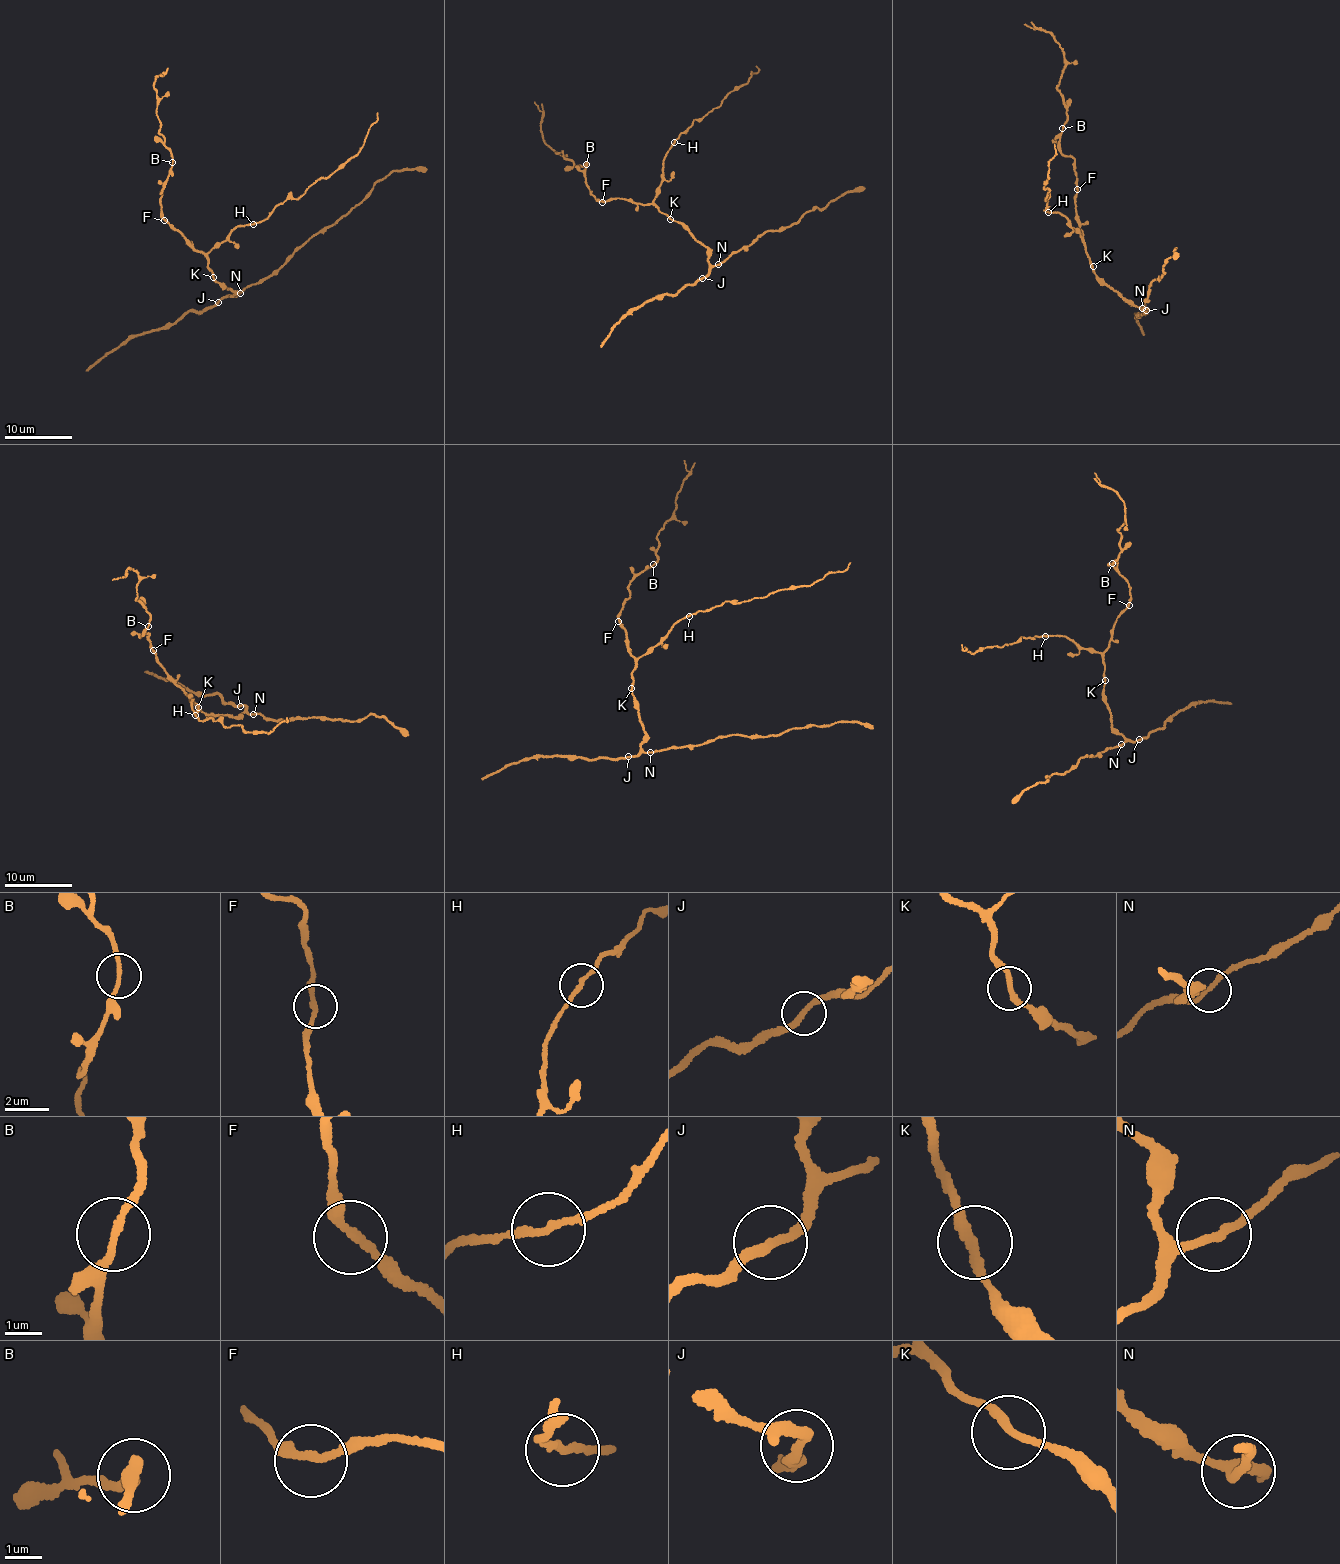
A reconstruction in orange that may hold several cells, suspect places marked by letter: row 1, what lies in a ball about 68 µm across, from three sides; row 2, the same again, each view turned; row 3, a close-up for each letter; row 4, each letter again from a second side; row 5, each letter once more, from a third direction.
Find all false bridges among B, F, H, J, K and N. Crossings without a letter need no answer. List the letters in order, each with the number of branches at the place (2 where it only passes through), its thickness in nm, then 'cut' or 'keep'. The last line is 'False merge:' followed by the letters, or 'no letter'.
B: 2 branches meet; 170 nm thick; keep
F: 2 branches meet; 200 nm thick; keep
H: 2 branches meet; 180 nm thick; cut
J: 2 branches meet; 240 nm thick; keep
K: 2 branches meet; 240 nm thick; keep
N: 2 branches meet; 200 nm thick; cut
False merge: H, N

